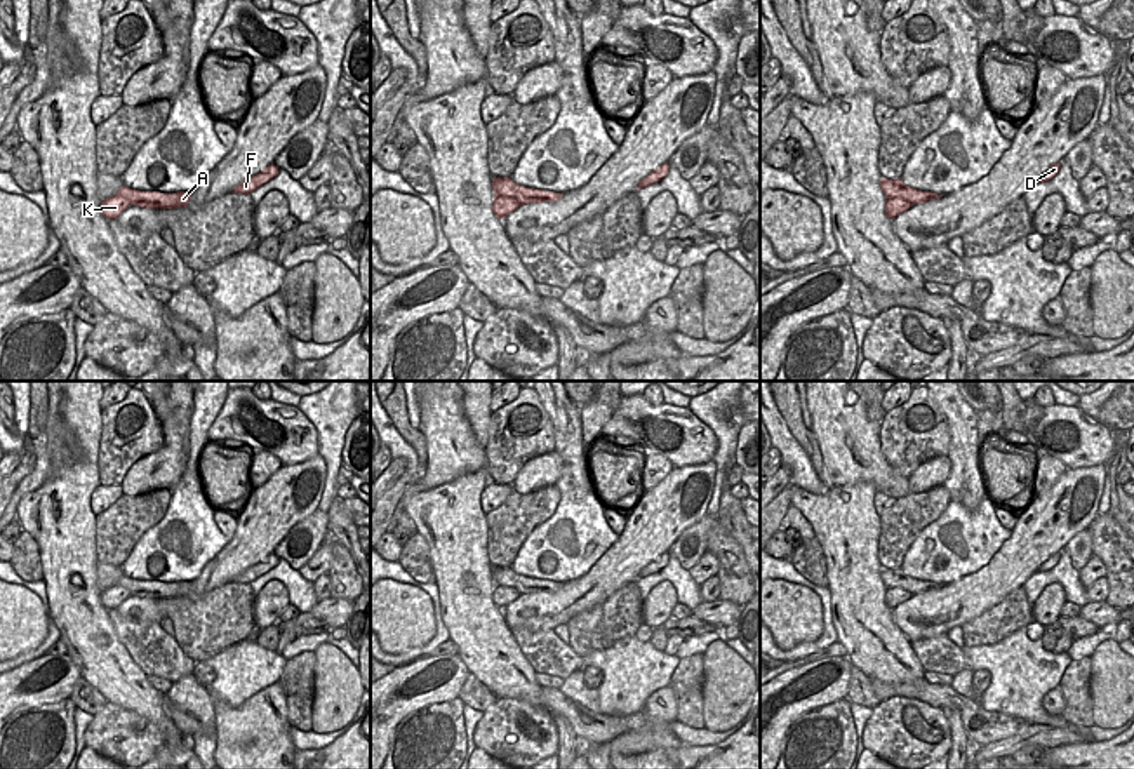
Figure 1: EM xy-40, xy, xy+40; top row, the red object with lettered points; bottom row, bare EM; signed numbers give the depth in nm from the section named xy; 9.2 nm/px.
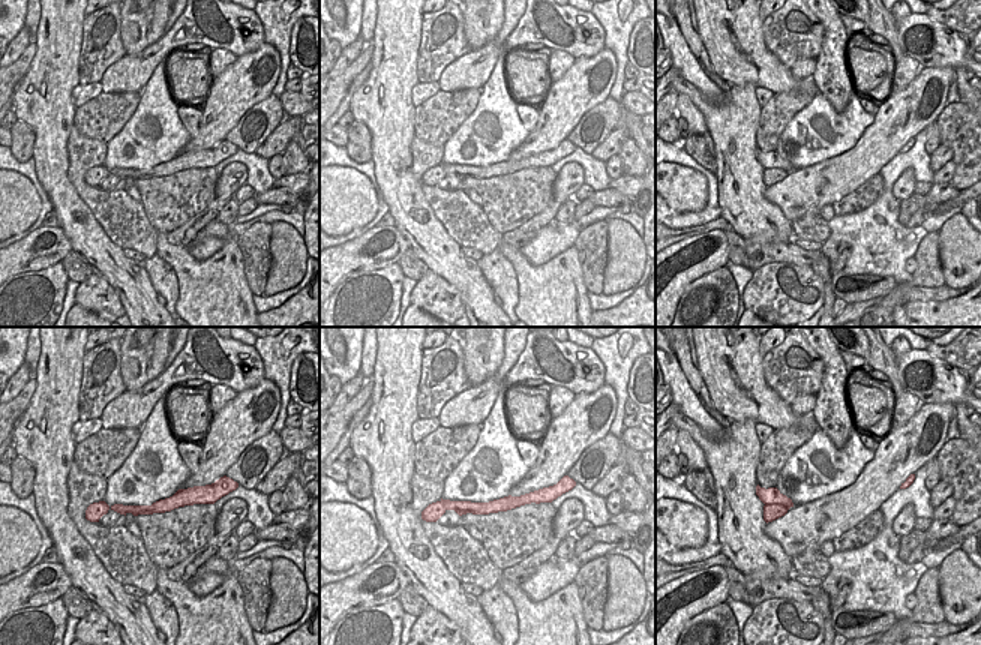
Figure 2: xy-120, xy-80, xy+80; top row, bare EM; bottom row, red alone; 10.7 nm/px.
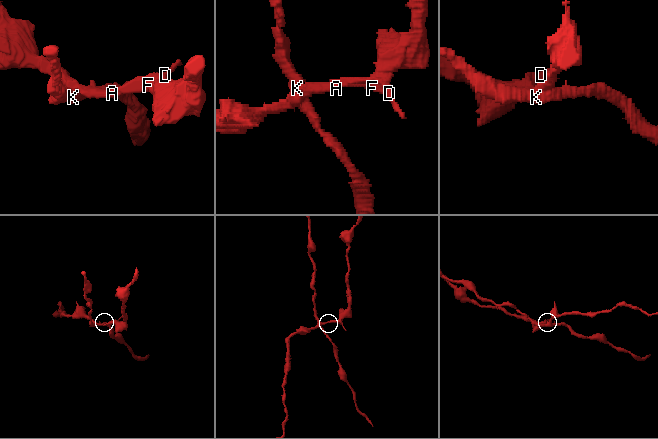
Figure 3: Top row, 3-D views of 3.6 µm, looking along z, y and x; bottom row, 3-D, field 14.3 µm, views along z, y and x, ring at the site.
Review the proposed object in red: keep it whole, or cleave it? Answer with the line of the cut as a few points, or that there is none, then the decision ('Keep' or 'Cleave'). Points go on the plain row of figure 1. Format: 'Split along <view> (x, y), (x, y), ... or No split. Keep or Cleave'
Split along xy (494, 585), (508, 585), (519, 594). Cleave

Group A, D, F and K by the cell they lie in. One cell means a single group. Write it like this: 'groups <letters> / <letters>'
groups A D F / K

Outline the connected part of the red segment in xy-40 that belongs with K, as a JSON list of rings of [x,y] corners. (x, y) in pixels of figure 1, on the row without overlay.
[[[113,585],[101,592],[101,604],[106,609],[117,609],[125,598],[129,598],[129,595],[130,595],[129,590],[125,590],[120,585]]]

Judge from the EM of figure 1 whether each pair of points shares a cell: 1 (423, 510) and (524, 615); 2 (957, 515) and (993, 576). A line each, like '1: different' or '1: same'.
1: different
2: different

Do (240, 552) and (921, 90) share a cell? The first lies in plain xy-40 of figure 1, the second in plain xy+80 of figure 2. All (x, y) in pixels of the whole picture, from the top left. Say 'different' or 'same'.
same

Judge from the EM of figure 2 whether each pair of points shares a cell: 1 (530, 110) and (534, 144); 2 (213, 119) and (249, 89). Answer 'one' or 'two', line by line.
1: two
2: one

